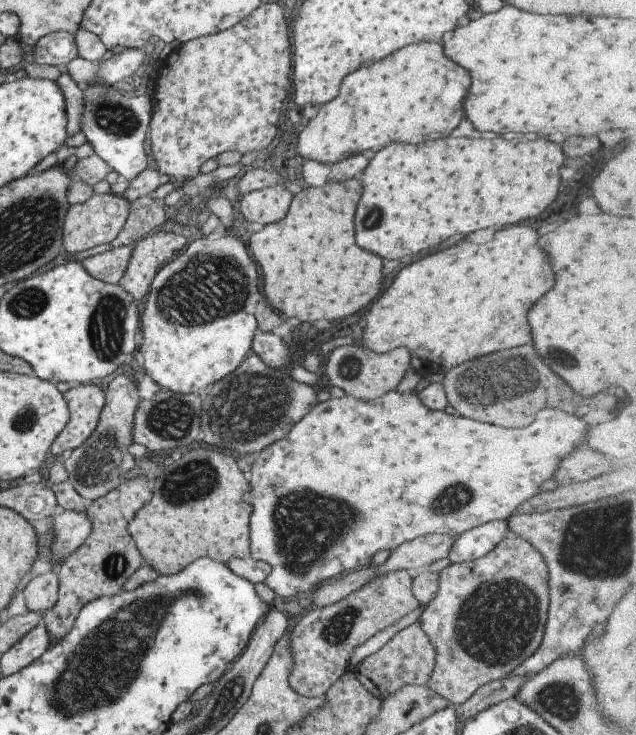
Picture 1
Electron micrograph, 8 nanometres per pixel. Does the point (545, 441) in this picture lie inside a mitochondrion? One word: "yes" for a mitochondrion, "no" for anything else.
no

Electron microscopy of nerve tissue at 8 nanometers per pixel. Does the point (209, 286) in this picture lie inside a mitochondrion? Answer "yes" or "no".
yes

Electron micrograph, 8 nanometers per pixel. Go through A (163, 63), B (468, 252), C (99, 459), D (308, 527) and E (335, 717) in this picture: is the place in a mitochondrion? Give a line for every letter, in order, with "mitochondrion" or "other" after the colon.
A: other
B: other
C: mitochondrion
D: mitochondrion
E: mitochondrion

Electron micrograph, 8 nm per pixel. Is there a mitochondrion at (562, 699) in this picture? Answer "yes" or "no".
yes

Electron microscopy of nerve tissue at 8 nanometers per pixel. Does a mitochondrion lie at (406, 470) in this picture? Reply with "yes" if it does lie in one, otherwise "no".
no

